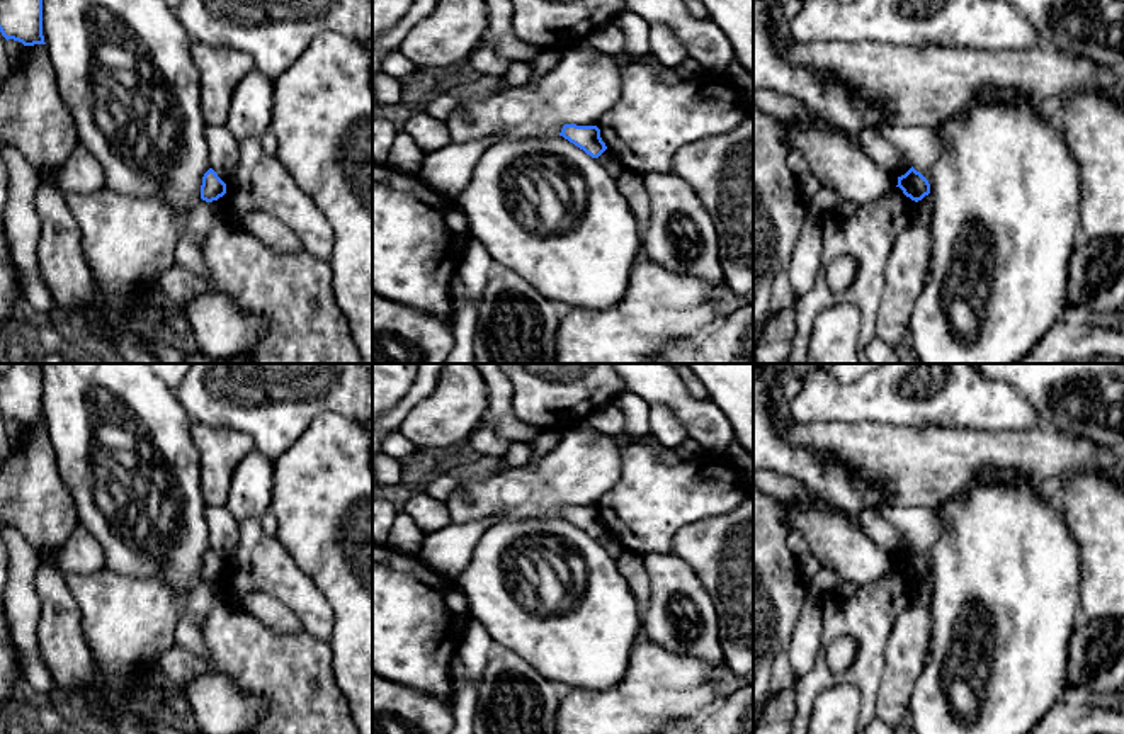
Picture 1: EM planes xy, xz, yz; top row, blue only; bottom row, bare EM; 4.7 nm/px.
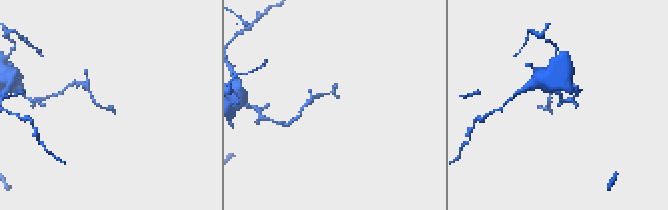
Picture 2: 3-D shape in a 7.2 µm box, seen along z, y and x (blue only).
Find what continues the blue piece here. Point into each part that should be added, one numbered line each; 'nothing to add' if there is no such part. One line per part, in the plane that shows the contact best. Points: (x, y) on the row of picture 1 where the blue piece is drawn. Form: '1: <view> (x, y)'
nothing to add

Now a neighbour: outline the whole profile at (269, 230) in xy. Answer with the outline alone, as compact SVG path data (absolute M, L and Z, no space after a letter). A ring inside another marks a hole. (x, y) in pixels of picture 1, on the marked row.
M248 211L240 224L275 253L296 255L304 250L299 238L282 221L267 212Z

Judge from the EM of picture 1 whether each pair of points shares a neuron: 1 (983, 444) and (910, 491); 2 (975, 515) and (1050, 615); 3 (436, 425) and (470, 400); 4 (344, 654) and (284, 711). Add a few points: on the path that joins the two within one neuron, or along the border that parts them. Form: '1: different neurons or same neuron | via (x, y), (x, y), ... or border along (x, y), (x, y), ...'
1: same neuron | via (965, 452), (951, 461), (939, 462), (929, 473)
2: same neuron | via (1000, 541), (1005, 571), (1024, 590)
3: same neuron | via (444, 420), (461, 403)
4: different neurons | border along (327, 643), (334, 680), (349, 704)

